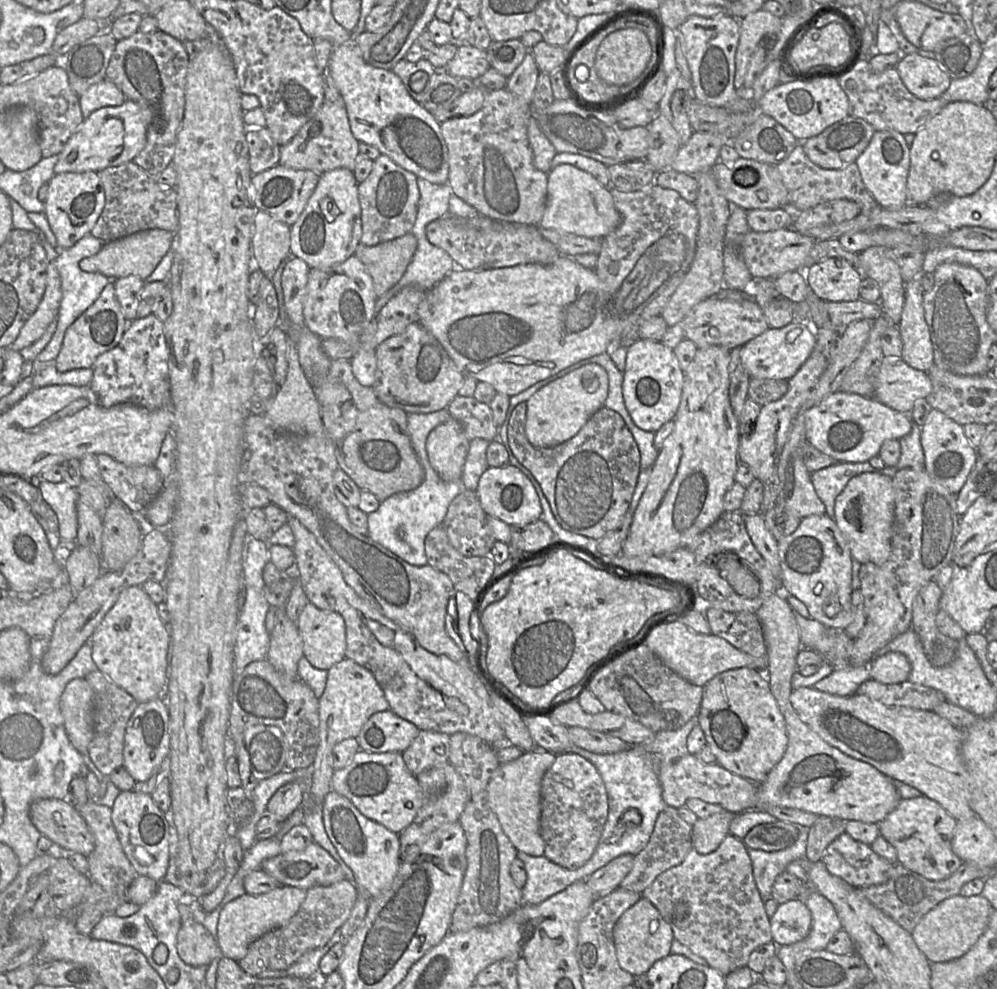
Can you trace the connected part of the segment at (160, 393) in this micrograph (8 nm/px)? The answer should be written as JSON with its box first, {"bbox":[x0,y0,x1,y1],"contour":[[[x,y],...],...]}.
{"bbox":[89,313,170,411],"contour":[[[151,313],[128,322],[120,342],[97,357],[89,386],[105,408],[117,404],[133,404],[149,411],[170,408],[168,360],[163,322]]]}

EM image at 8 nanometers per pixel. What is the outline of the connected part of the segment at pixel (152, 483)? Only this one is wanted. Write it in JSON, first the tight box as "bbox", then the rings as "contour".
{"bbox":[96,454,166,514],"contour":[[[106,454],[96,457],[104,482],[133,514],[142,514],[166,484],[155,465],[127,466]]]}

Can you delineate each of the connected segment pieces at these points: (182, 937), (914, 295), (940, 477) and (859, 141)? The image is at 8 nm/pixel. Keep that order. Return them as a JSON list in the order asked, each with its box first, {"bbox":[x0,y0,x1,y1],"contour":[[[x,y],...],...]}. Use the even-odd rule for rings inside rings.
[{"bbox":[177,903,221,966],"contour":[[[186,903],[177,906],[181,917],[181,927],[177,934],[179,957],[190,966],[209,965],[213,959],[221,957],[216,937],[197,922]]]},{"bbox":[898,277,934,371],"contour":[[[918,277],[904,285],[904,306],[898,328],[903,341],[902,359],[912,368],[928,371],[934,364],[933,346],[924,308],[924,291]]]},{"bbox":[921,408,978,495],"contour":[[[932,408],[925,423],[921,426],[921,444],[925,456],[925,470],[930,477],[957,495],[978,458],[977,450],[964,435],[961,424]]]},{"bbox":[799,115,874,169],"contour":[[[847,115],[822,133],[799,142],[814,164],[824,169],[841,169],[856,161],[874,132],[864,119]]]}]

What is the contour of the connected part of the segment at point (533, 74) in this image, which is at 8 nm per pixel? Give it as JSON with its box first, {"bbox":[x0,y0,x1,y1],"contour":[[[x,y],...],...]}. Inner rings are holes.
{"bbox":[505,50,540,104],"contour":[[[530,50],[521,64],[507,78],[505,89],[530,104],[540,71]]]}

